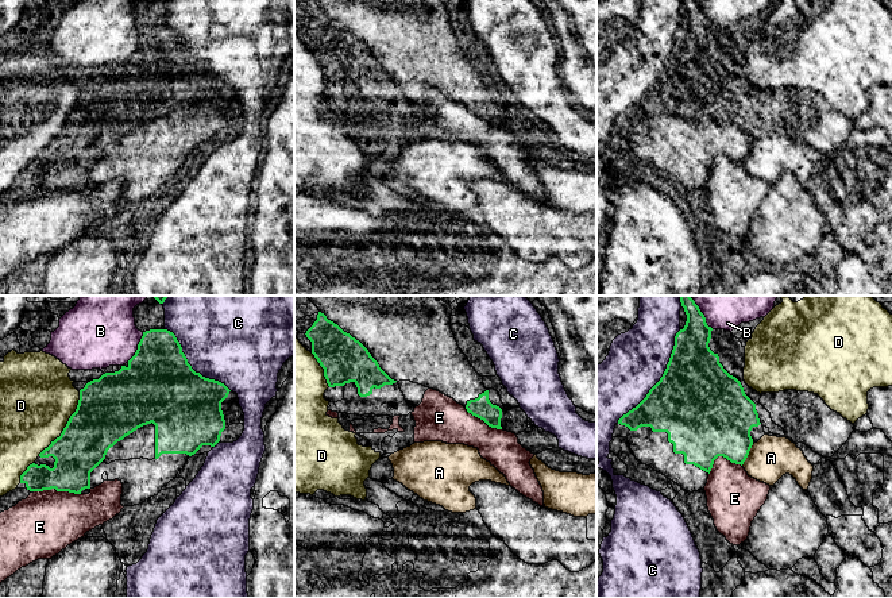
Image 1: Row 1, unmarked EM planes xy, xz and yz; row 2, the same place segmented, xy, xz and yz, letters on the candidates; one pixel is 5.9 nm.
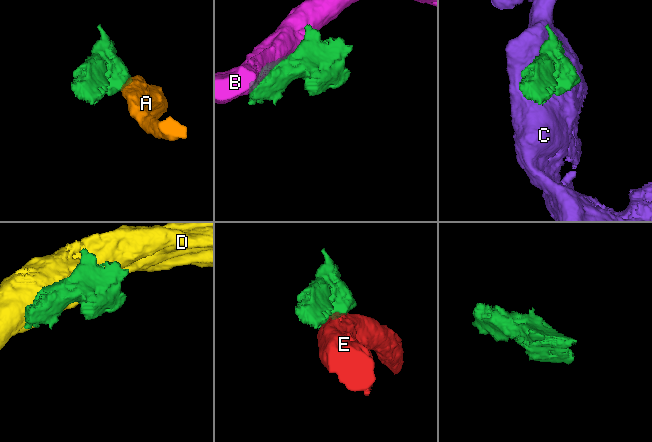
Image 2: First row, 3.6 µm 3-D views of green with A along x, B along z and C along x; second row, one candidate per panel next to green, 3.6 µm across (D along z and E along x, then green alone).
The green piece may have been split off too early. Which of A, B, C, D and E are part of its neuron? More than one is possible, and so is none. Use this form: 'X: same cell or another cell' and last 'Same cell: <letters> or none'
A: another cell
B: another cell
C: another cell
D: another cell
E: another cell
Same cell: none

